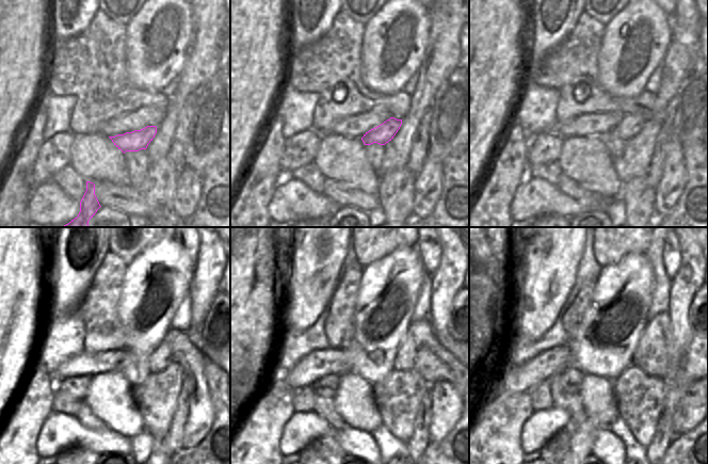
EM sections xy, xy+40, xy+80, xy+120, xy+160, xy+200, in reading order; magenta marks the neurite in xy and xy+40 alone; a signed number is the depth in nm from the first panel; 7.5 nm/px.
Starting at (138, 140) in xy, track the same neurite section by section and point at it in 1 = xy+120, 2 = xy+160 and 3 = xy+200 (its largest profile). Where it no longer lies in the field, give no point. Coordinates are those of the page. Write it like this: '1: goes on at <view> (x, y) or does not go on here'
1: goes on at xy+120 (177, 347)
2: goes on at xy+160 (420, 350)
3: goes on at xy+200 (656, 348)

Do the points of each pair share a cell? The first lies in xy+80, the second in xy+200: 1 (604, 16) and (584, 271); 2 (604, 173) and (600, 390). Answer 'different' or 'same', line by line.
1: different
2: same

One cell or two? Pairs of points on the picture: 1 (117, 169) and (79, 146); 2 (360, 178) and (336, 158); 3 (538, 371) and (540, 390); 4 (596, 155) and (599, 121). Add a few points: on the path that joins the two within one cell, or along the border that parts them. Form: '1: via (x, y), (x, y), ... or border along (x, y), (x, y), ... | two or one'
1: via (108, 163), (97, 159), (89, 152) | one
2: via (354, 172), (342, 160) | one
3: border along (548, 379), (537, 383), (527, 392) | two
4: border along (599, 136), (573, 137) | two

